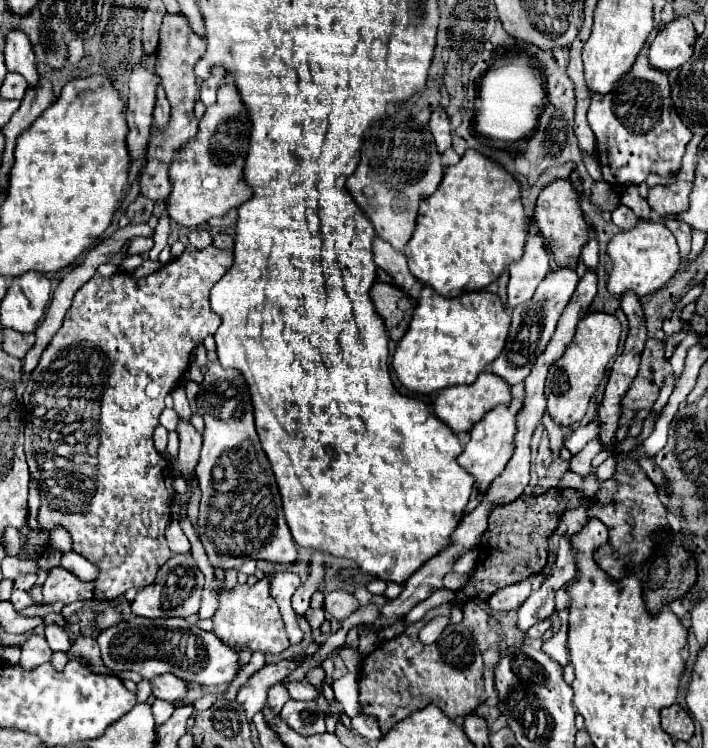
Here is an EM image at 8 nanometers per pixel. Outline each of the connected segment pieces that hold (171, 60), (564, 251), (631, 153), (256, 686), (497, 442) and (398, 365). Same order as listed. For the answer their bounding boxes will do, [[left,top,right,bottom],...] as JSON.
[[139,14,207,202],[535,178,589,266],[589,56,691,188],[237,658,299,721],[457,400,523,490],[393,286,509,394]]

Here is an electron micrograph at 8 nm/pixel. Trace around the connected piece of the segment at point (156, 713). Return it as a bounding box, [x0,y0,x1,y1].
[153,700,173,724]

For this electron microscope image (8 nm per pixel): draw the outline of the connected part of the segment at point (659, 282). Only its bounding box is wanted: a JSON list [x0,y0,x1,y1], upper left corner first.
[607,218,681,296]

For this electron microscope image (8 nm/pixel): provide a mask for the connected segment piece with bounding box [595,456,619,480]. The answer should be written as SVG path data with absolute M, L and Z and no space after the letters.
M611 456L611 458L607 458L599 468L597 468L597 476L601 478L601 480L607 480L607 478L613 478L613 474L615 474L615 466L617 466L619 462Z

